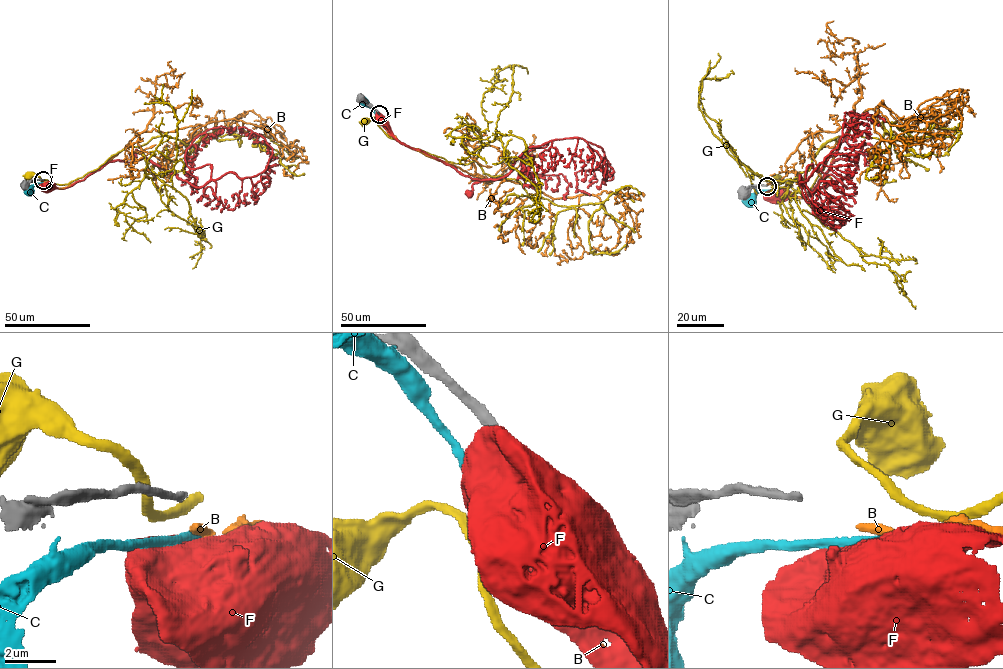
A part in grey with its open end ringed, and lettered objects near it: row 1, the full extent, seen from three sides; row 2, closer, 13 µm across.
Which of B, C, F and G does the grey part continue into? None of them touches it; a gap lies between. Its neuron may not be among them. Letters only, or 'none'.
none

